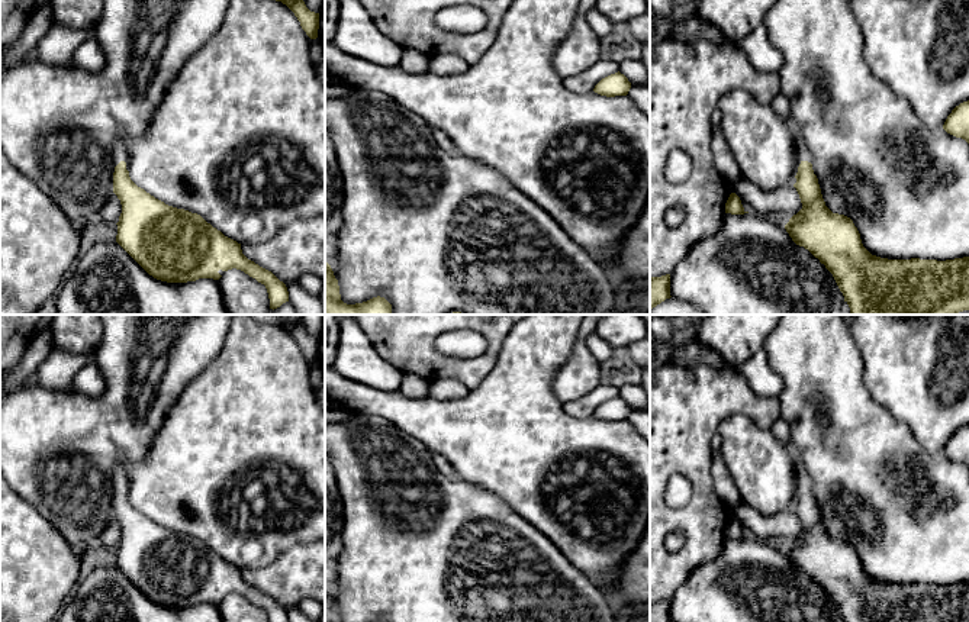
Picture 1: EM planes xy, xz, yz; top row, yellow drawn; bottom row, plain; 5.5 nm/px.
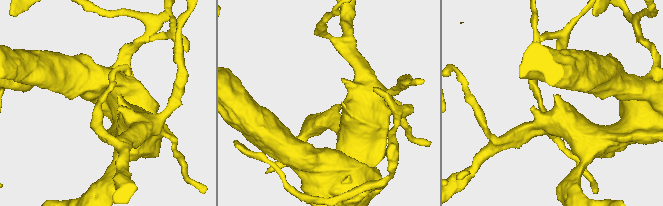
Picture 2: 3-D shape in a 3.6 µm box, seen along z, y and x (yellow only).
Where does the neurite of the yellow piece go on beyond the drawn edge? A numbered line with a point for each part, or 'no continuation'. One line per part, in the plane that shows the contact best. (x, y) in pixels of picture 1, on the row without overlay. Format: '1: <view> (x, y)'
1: xy (121, 474)

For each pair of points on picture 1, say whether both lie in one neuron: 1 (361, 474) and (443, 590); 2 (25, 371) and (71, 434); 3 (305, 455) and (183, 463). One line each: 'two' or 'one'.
1: one
2: two
3: one

